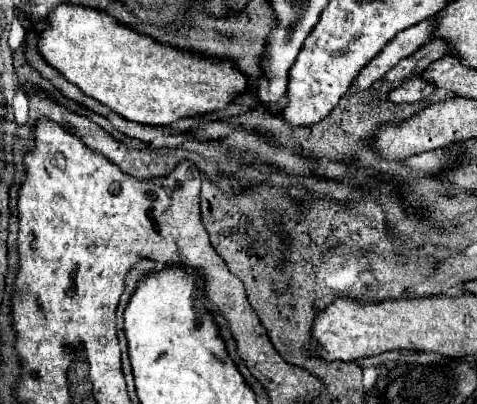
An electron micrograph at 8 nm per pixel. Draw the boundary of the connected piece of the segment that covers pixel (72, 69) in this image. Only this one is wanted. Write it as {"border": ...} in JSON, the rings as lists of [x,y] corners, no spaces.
{"border":[[[58,6],[48,22],[50,28],[40,30],[40,54],[84,94],[128,120],[164,126],[184,116],[220,110],[234,94],[244,92],[246,78],[230,62],[200,58],[160,44],[118,24],[104,12]]]}

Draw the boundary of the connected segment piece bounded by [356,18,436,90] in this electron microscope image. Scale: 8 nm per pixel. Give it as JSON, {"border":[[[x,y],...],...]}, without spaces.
{"border":[[[428,18],[422,24],[414,24],[414,26],[406,28],[406,30],[402,30],[402,32],[398,32],[390,40],[390,44],[386,44],[386,48],[374,60],[370,60],[370,64],[366,64],[366,68],[360,72],[360,76],[356,78],[358,80],[356,90],[366,90],[366,88],[374,86],[402,58],[414,54],[422,44],[432,40],[434,30],[436,30],[434,26],[436,26],[434,18]]]}

